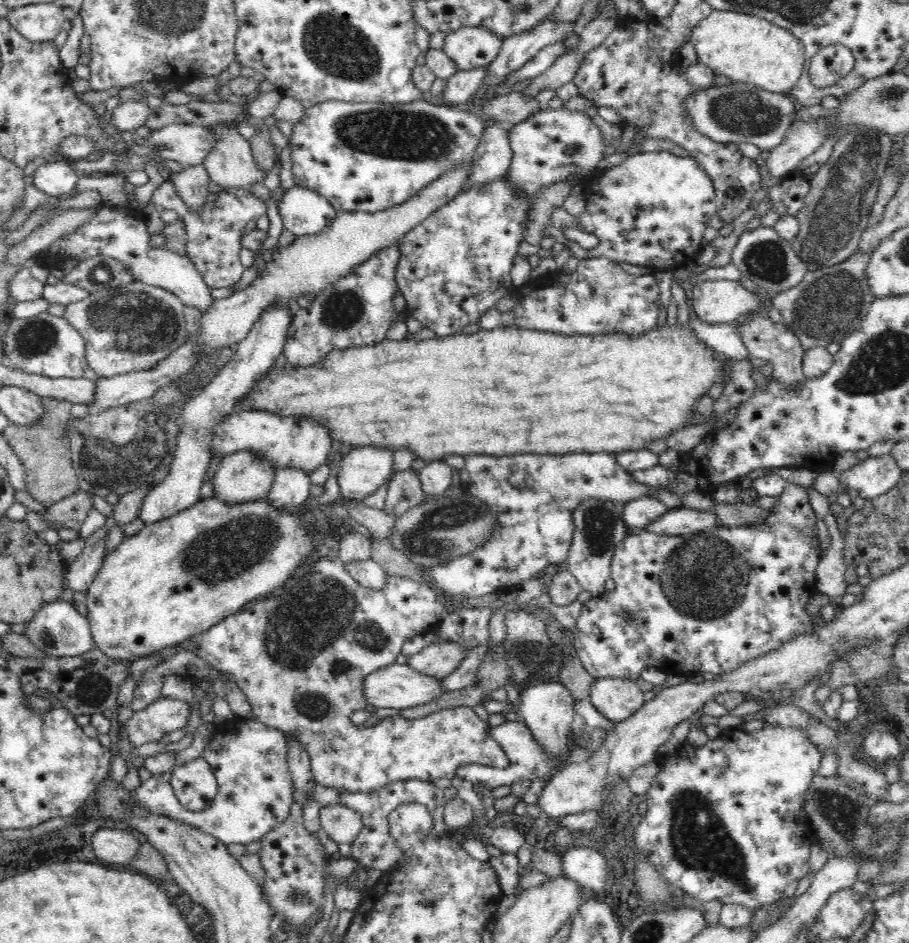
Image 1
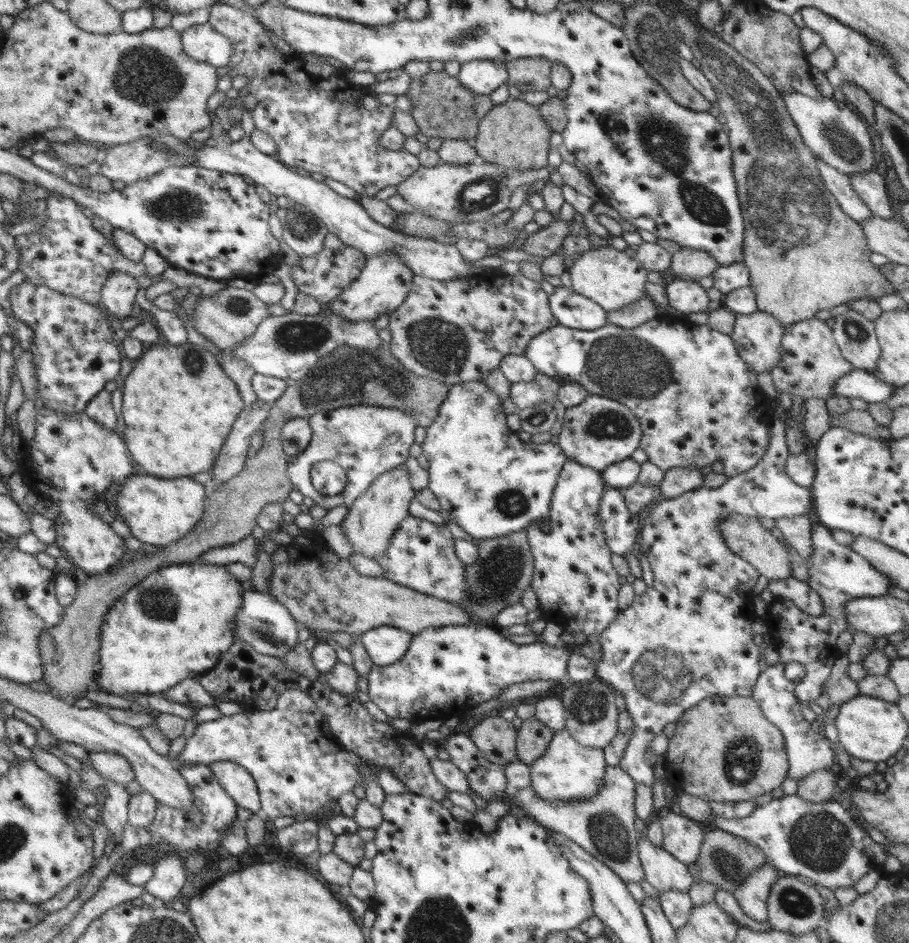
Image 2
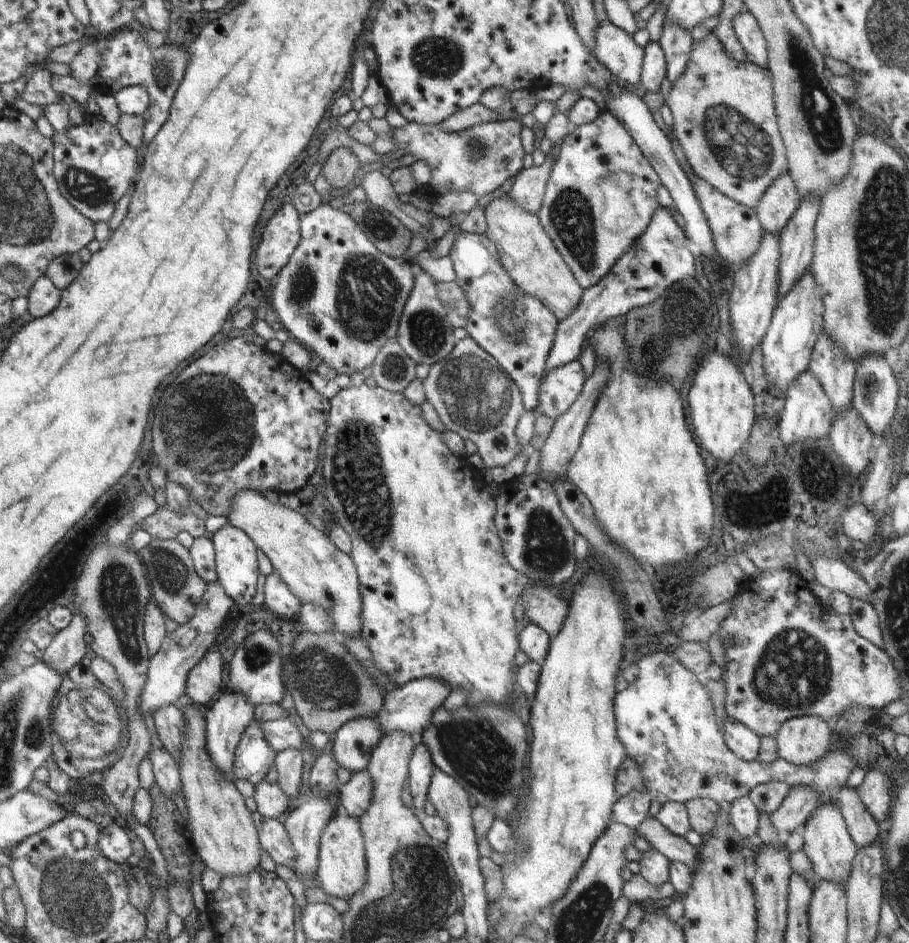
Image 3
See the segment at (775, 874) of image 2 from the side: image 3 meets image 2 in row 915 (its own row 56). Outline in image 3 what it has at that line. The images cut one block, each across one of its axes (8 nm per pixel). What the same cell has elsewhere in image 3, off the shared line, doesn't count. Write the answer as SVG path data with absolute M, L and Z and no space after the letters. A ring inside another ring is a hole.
M744 7L734 16L731 24L749 62L767 68L767 44L754 14Z

